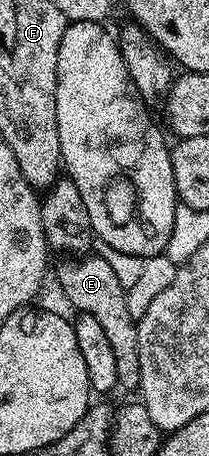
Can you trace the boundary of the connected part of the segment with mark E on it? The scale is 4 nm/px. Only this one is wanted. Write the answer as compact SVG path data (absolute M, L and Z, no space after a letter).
M85 254L79 258L61 259L61 264L54 268L56 280L64 291L64 296L76 307L77 313L88 312L106 330L106 338L114 350L114 363L118 369L117 385L122 389L139 389L140 367L138 366L138 320L130 316L127 309L126 289L118 282L114 269L105 258L95 254Z

